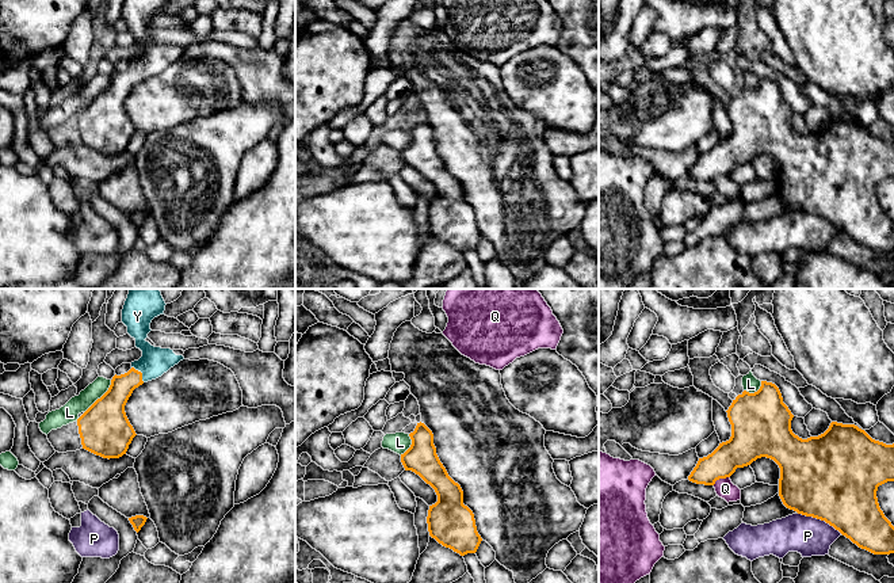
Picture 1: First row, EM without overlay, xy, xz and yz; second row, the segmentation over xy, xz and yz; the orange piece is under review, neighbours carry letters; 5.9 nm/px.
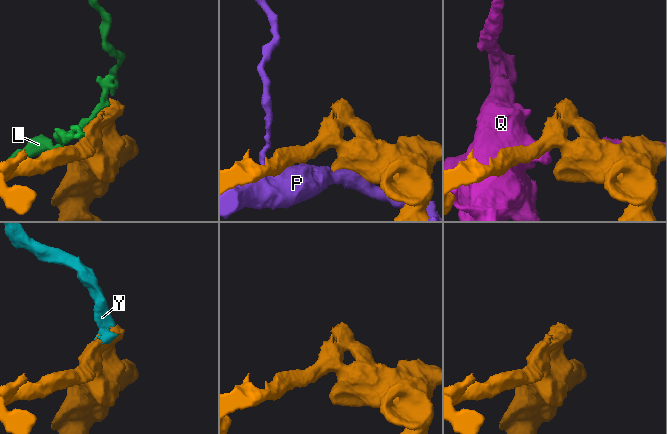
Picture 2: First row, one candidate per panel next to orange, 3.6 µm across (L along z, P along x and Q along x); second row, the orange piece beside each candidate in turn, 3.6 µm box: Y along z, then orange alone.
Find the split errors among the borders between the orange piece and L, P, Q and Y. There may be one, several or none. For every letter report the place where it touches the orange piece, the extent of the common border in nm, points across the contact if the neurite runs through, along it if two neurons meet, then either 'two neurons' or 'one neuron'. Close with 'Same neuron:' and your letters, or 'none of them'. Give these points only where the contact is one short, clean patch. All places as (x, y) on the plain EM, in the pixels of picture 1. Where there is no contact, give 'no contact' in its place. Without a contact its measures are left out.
L: meets orange in xy at (102, 92); contact 260 nm long; two neurons
P: meets orange in yz at (820, 214); contact 300 nm long; two neurons
Q: meets orange in yz at (721, 174); contact 120 nm long; two neurons
Y: meets orange in xy at (141, 69); contact 120 nm long; one neuron
Same neuron: Y

